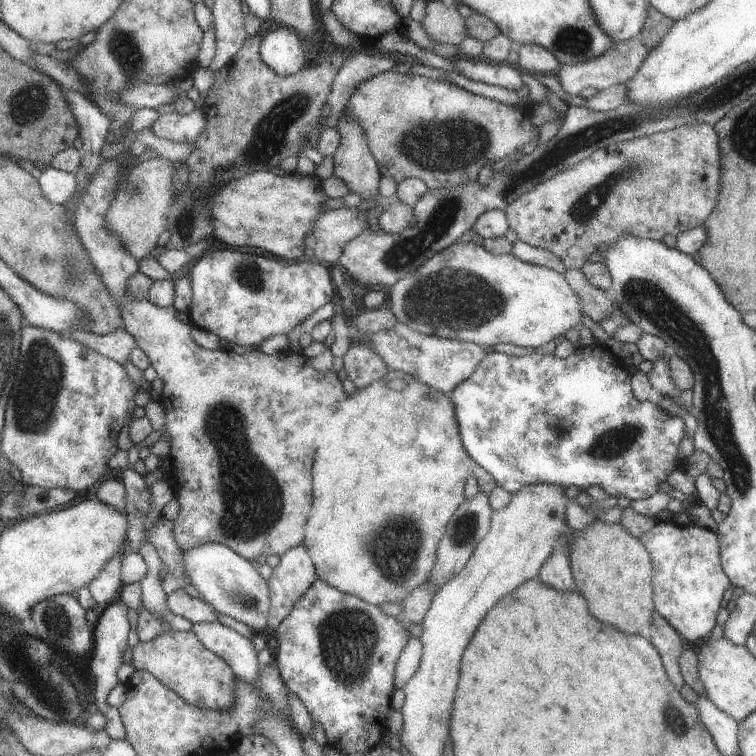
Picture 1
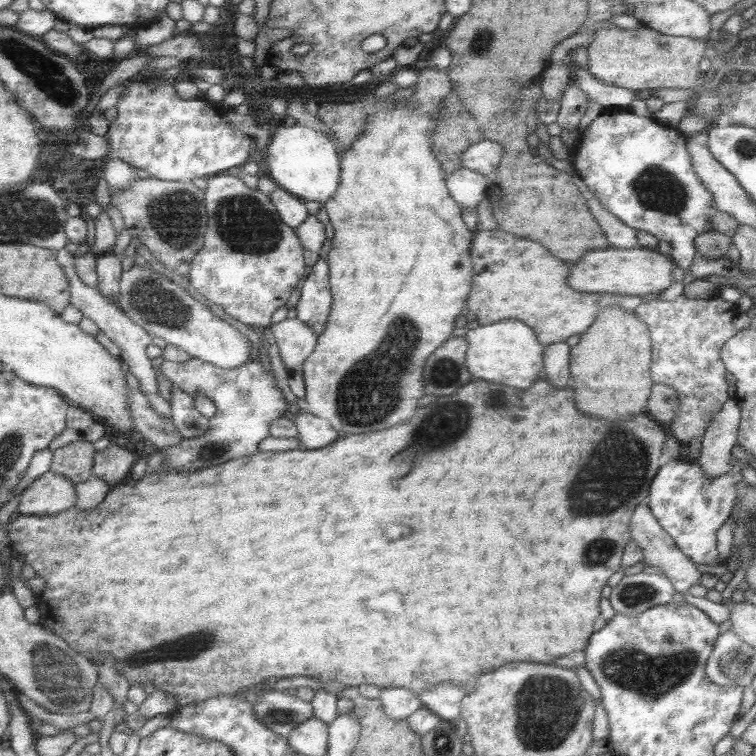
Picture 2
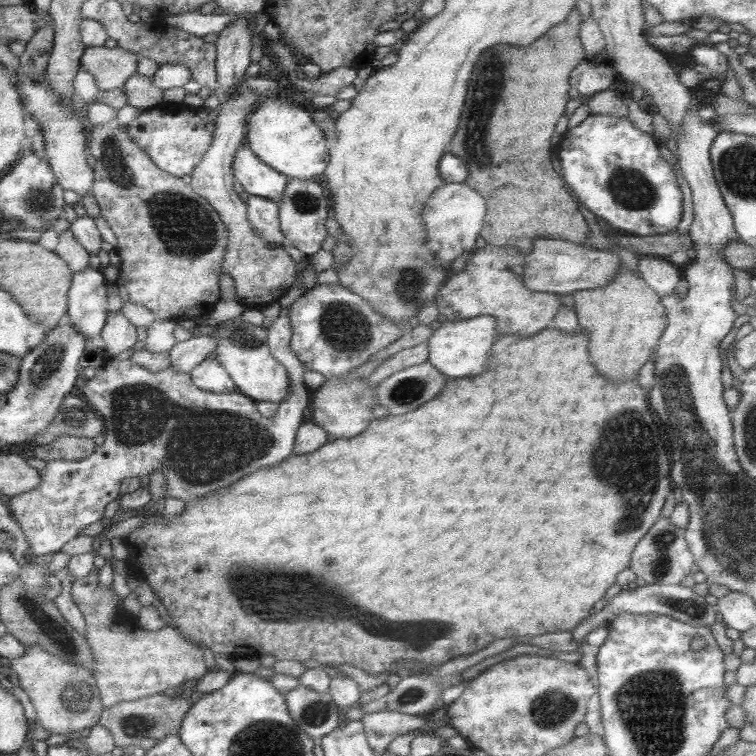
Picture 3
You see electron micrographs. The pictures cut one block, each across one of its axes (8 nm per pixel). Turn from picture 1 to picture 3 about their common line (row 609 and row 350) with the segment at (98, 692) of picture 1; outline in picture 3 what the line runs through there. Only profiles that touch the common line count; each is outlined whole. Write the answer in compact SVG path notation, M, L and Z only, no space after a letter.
M107 314L100 330L102 349L107 360L112 360L120 352L125 352L136 342L135 326L122 314Z

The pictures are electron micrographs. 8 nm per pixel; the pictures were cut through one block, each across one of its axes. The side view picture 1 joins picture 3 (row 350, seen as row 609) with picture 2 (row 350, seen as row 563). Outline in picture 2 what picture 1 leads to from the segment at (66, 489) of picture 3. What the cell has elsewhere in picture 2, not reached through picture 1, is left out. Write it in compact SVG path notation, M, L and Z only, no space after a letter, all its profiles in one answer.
M293 318L271 323L269 329L286 370L291 372L301 367L316 342L316 335L311 328Z

